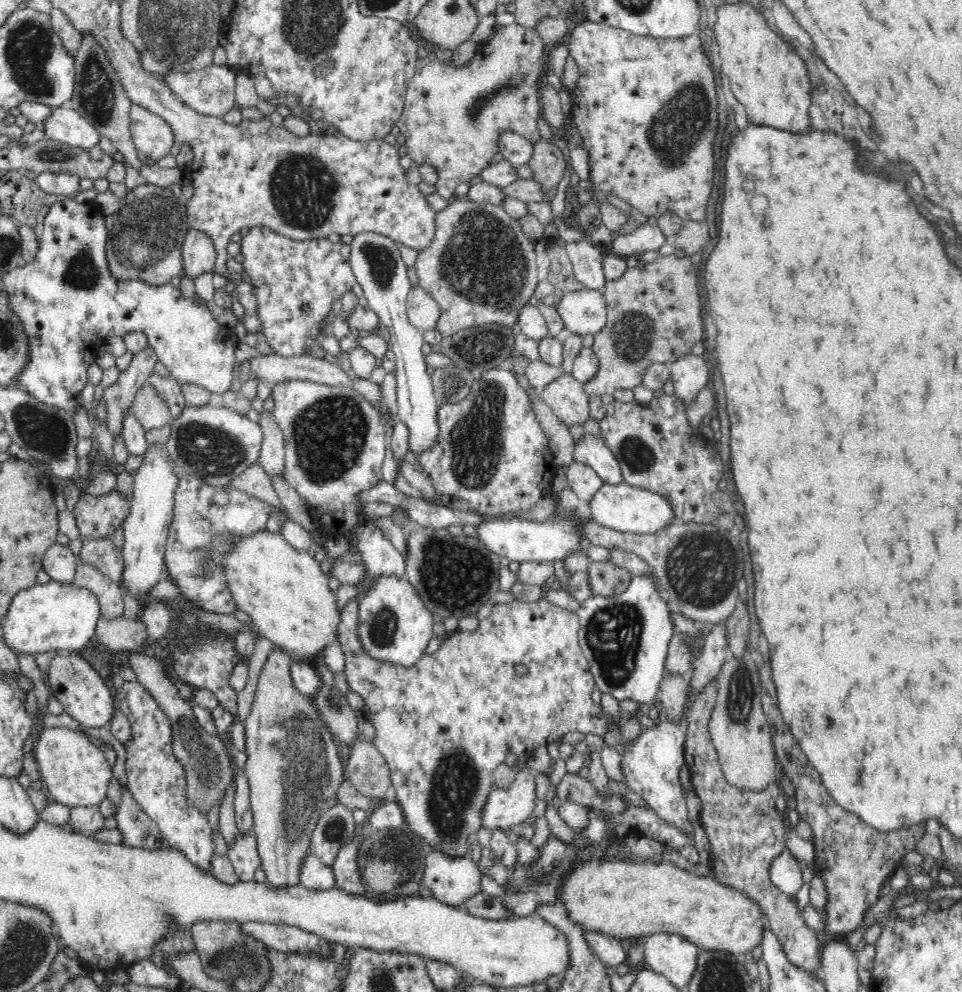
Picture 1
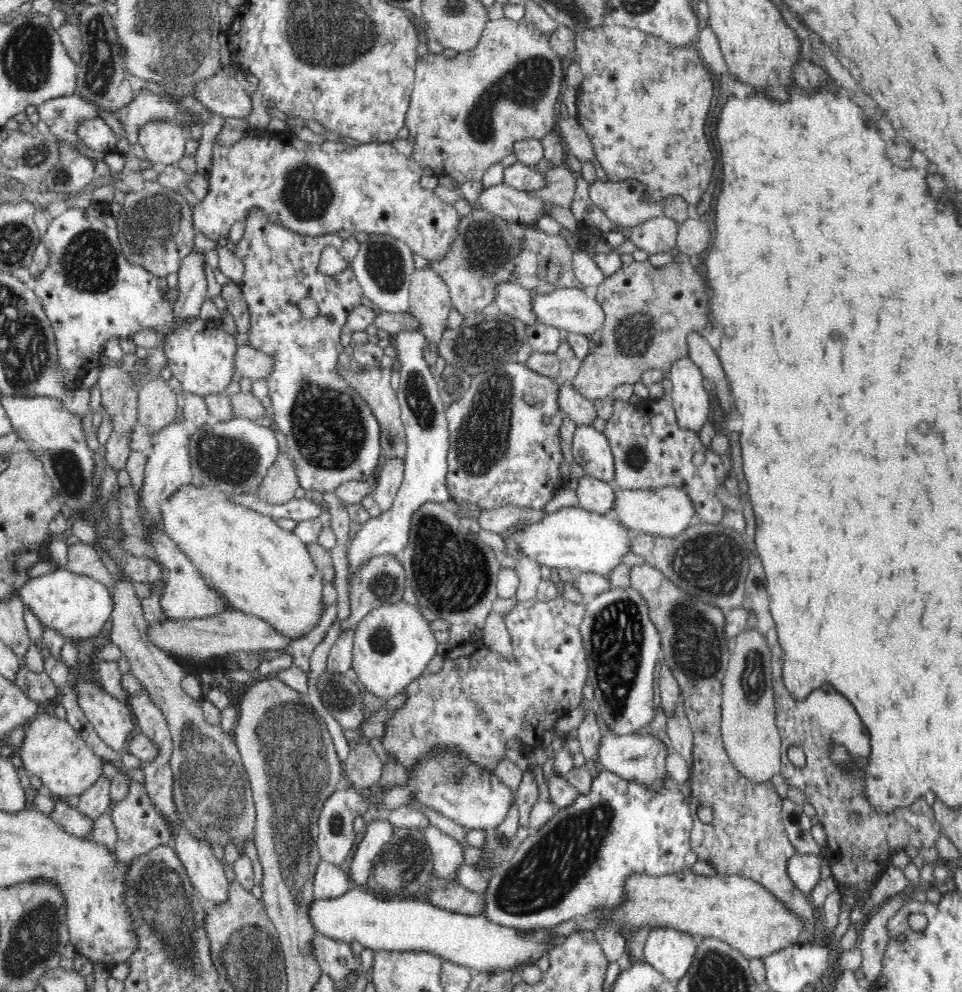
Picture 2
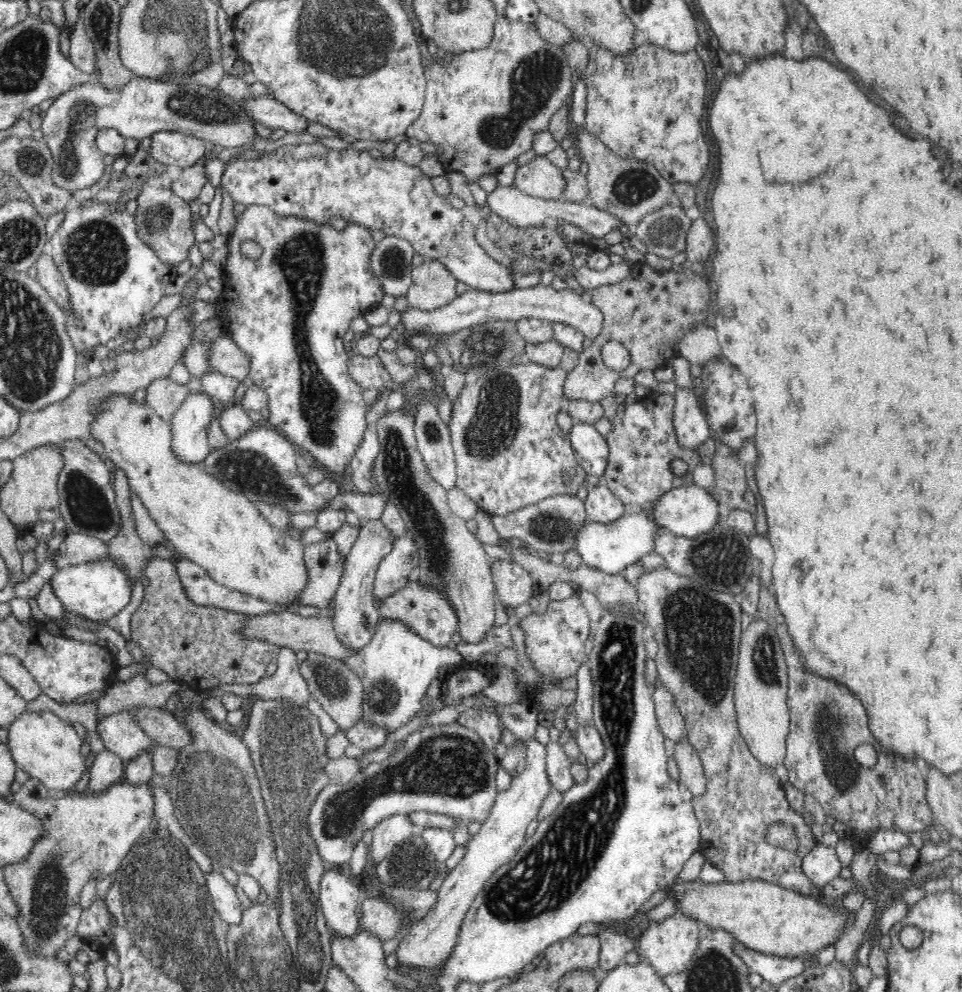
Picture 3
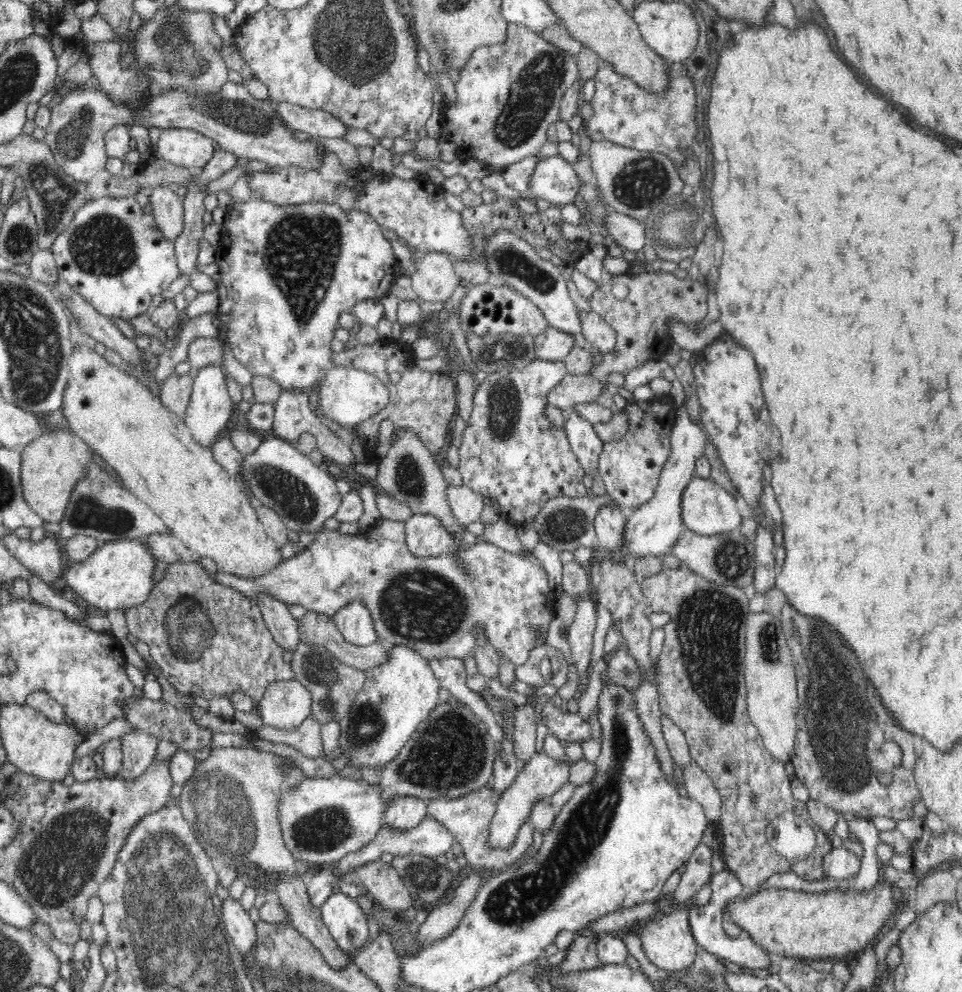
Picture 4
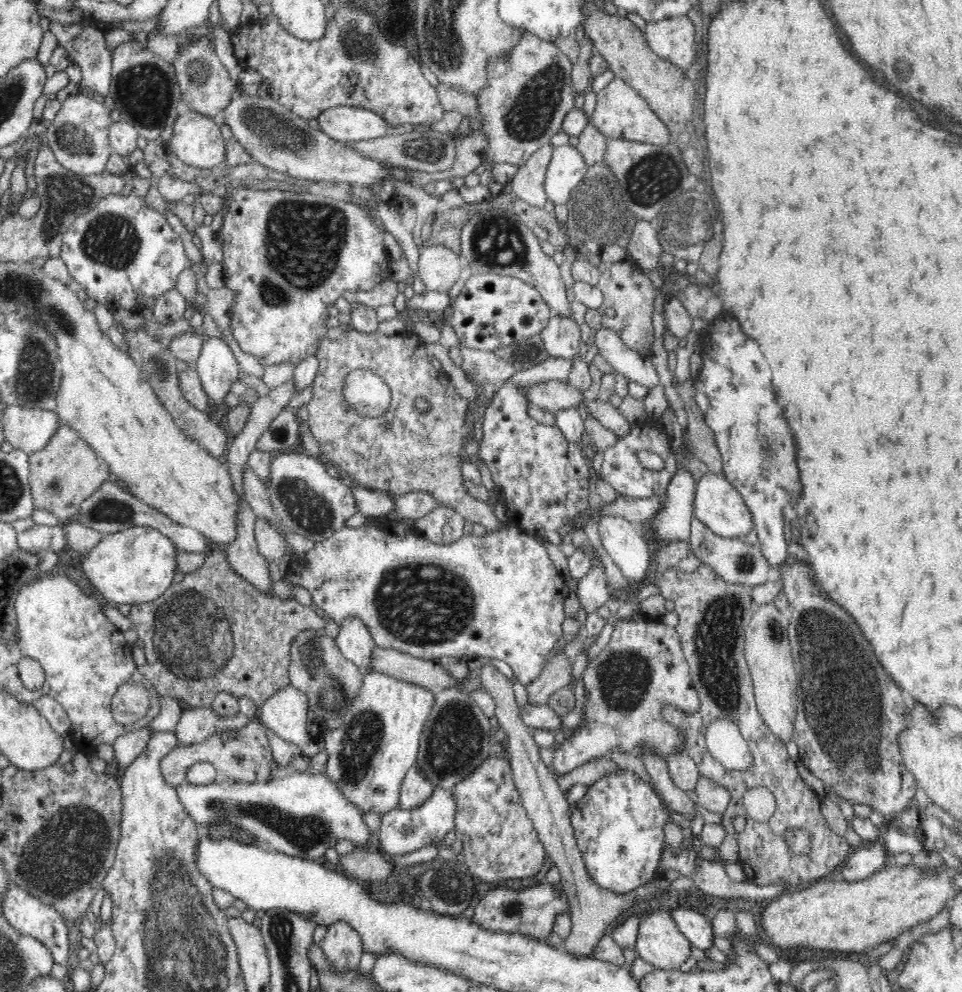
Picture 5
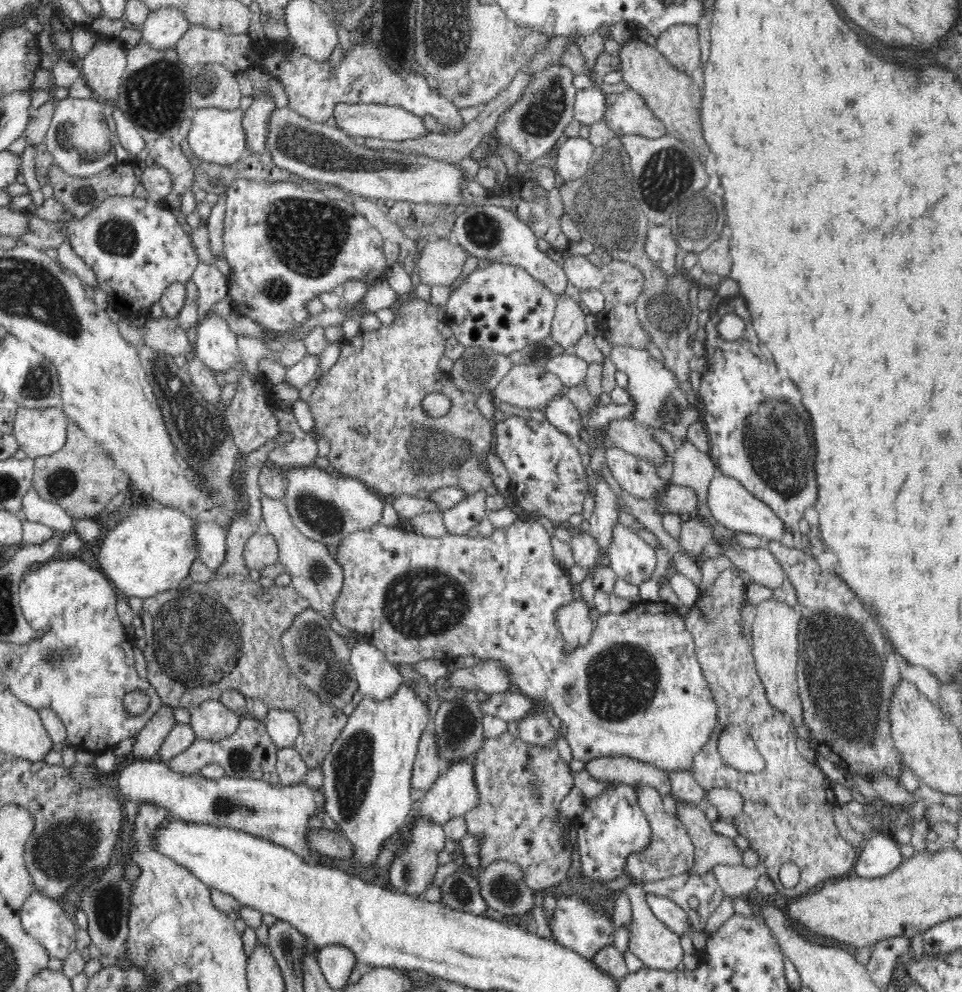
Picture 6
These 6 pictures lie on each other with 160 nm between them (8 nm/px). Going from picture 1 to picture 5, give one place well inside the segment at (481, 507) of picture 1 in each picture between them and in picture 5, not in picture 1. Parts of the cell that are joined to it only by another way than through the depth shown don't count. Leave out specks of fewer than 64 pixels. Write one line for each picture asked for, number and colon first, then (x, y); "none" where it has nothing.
2: (504, 450)
3: (510, 453)
4: (509, 451)
5: (544, 480)

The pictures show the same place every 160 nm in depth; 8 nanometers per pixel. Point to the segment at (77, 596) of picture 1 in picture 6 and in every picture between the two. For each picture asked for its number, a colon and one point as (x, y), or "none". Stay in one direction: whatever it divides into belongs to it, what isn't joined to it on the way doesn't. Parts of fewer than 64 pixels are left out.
2: (78, 607)
3: (97, 590)
4: (119, 574)
5: (136, 565)
6: (150, 551)

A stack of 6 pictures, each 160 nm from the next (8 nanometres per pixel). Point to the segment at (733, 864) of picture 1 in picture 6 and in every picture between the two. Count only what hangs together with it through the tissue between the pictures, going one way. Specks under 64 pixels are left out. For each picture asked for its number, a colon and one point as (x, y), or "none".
2: (746, 837)
3: (698, 630)
4: (700, 680)
5: (713, 614)
6: (788, 810)

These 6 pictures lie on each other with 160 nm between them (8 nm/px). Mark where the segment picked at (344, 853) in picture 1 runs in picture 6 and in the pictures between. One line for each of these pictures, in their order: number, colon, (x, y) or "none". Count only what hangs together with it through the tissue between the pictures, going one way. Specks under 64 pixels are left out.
2: (377, 836)
3: (393, 830)
4: (404, 813)
5: (415, 788)
6: (426, 770)

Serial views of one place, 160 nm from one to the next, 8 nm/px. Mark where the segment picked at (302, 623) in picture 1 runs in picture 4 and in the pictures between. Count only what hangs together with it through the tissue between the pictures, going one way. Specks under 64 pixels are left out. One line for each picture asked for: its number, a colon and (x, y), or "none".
2: (261, 569)
3: (221, 530)
4: (154, 454)

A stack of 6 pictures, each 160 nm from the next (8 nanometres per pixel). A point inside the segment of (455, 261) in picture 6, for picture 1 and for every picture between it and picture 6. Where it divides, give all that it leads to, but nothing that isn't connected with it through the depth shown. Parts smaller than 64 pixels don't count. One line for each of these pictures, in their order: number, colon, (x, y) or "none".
1: (422, 311)
2: (429, 297)
3: (432, 286)
4: (434, 280)
5: (439, 267)

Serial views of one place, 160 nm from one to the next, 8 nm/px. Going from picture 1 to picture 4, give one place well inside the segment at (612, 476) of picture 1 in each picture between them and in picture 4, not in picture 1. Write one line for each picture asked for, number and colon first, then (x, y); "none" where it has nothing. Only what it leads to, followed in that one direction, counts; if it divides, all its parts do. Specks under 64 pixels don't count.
2: (591, 449)
3: (591, 449)
4: (585, 443)

